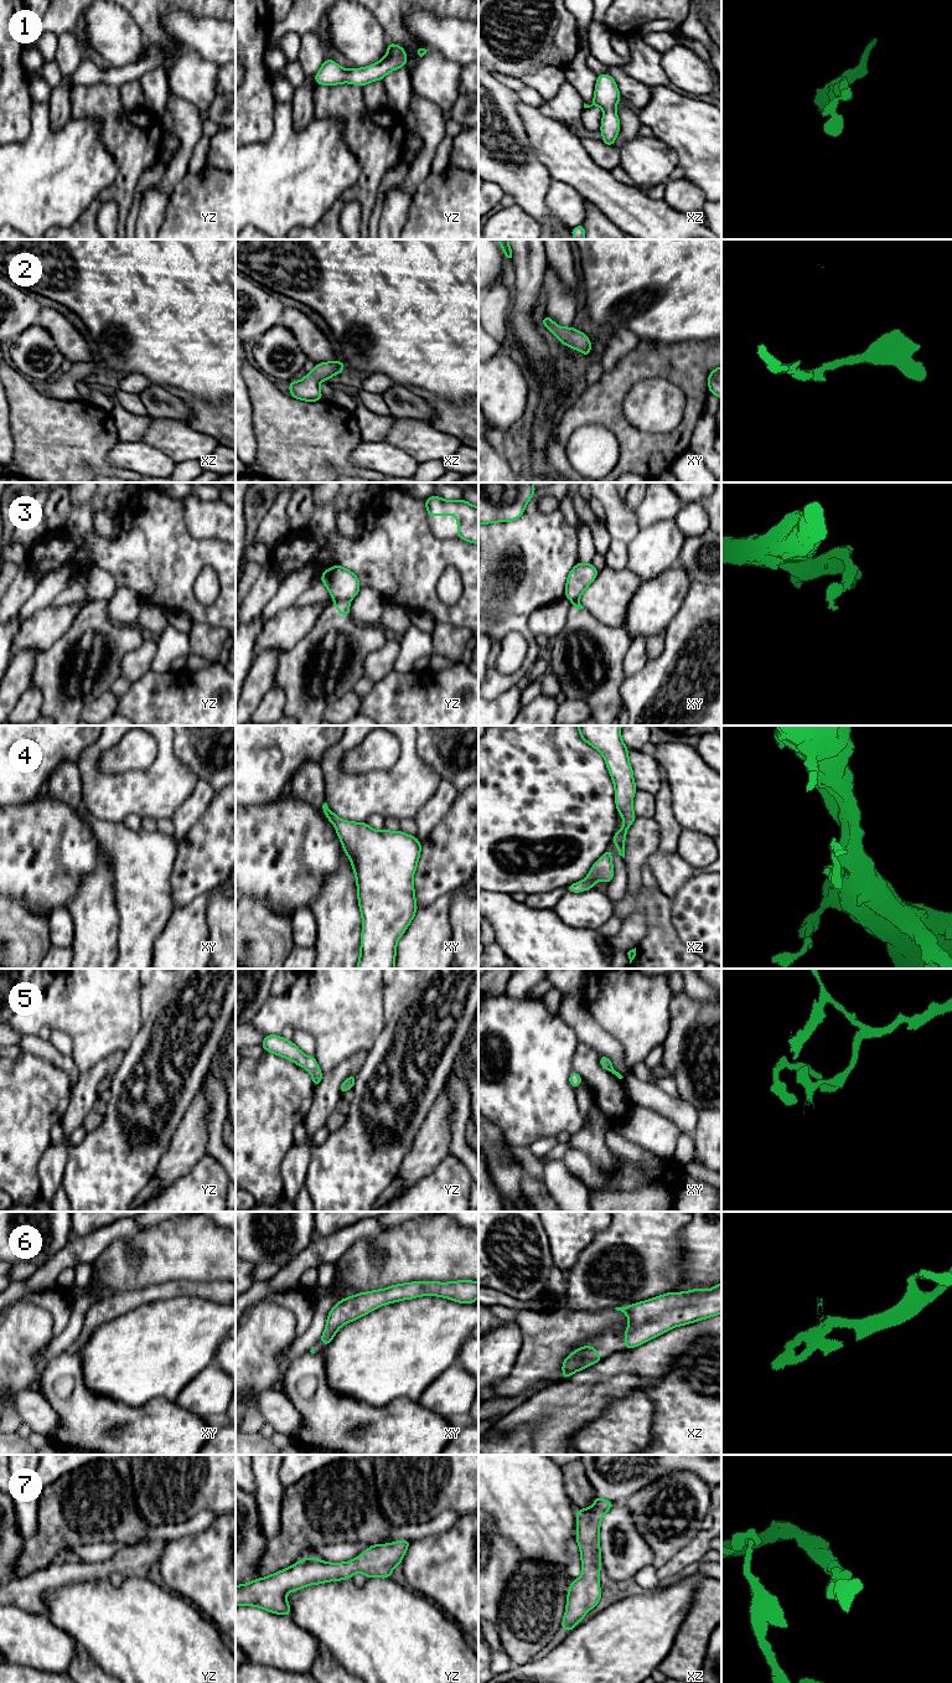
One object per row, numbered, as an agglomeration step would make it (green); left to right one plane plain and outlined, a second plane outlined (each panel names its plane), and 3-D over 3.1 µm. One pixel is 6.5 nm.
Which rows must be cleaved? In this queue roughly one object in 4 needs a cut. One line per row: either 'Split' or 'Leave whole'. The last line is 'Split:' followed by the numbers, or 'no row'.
1: Leave whole
2: Leave whole
3: Split
4: Leave whole
5: Leave whole
6: Leave whole
7: Leave whole
Split: 3

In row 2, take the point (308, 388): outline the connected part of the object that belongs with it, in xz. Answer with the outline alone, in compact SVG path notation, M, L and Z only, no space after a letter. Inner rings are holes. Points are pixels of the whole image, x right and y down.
M341 361L316 363L315 368L299 382L290 381L290 396L307 402L324 399L319 387L320 381L328 381L332 376L341 373L346 368Z

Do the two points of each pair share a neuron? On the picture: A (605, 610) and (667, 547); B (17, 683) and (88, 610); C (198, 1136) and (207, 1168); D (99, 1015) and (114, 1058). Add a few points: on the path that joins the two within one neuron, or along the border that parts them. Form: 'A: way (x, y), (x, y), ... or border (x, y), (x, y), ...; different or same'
A: border (626, 567), (641, 582); different
B: border (41, 651), (35, 661), (31, 685), (22, 693); different
C: border (206, 1152), (190, 1168); different
D: border (125, 1049), (109, 1053), (88, 1069); different

